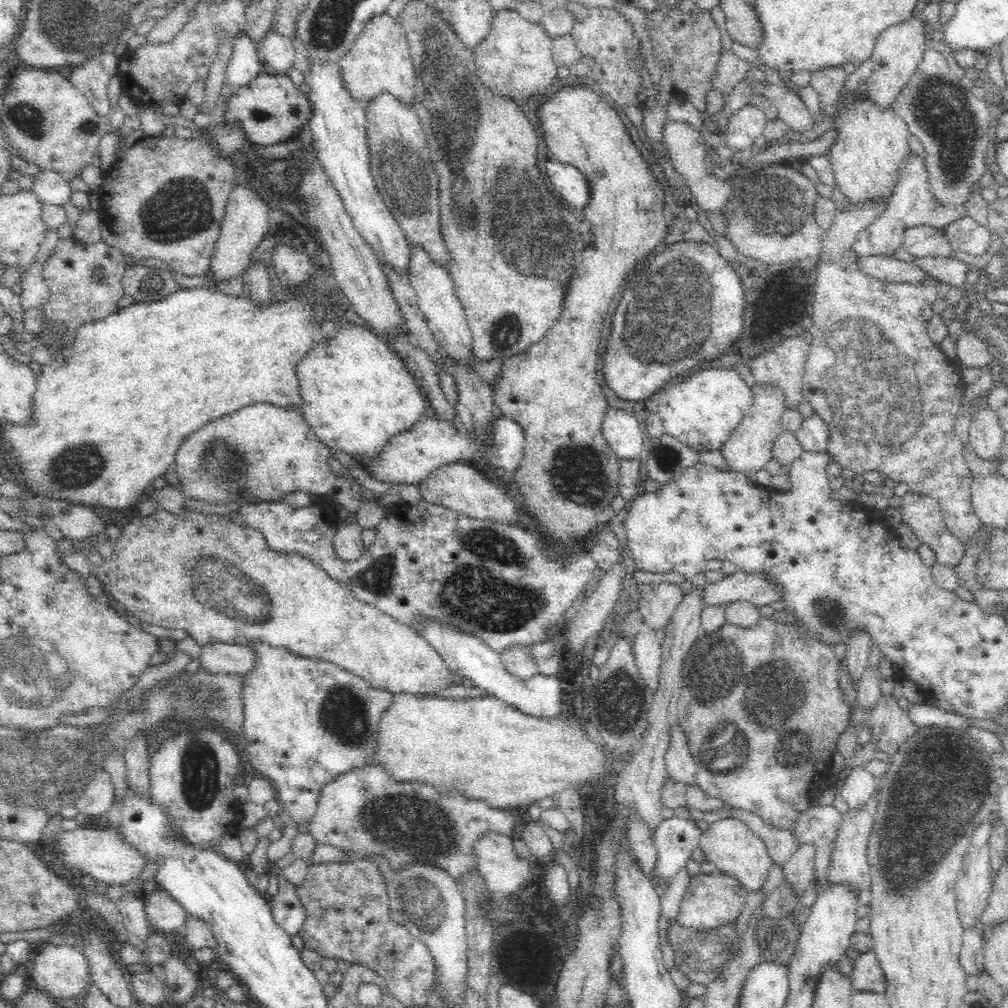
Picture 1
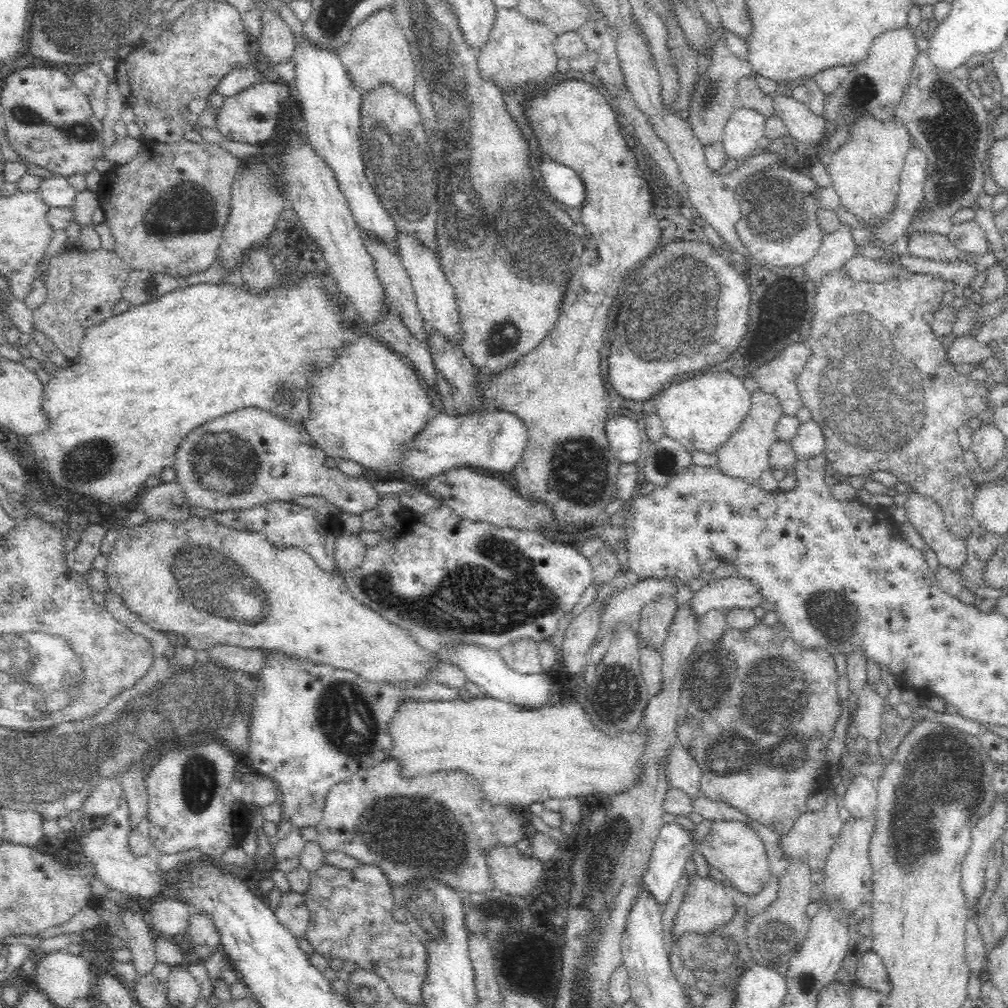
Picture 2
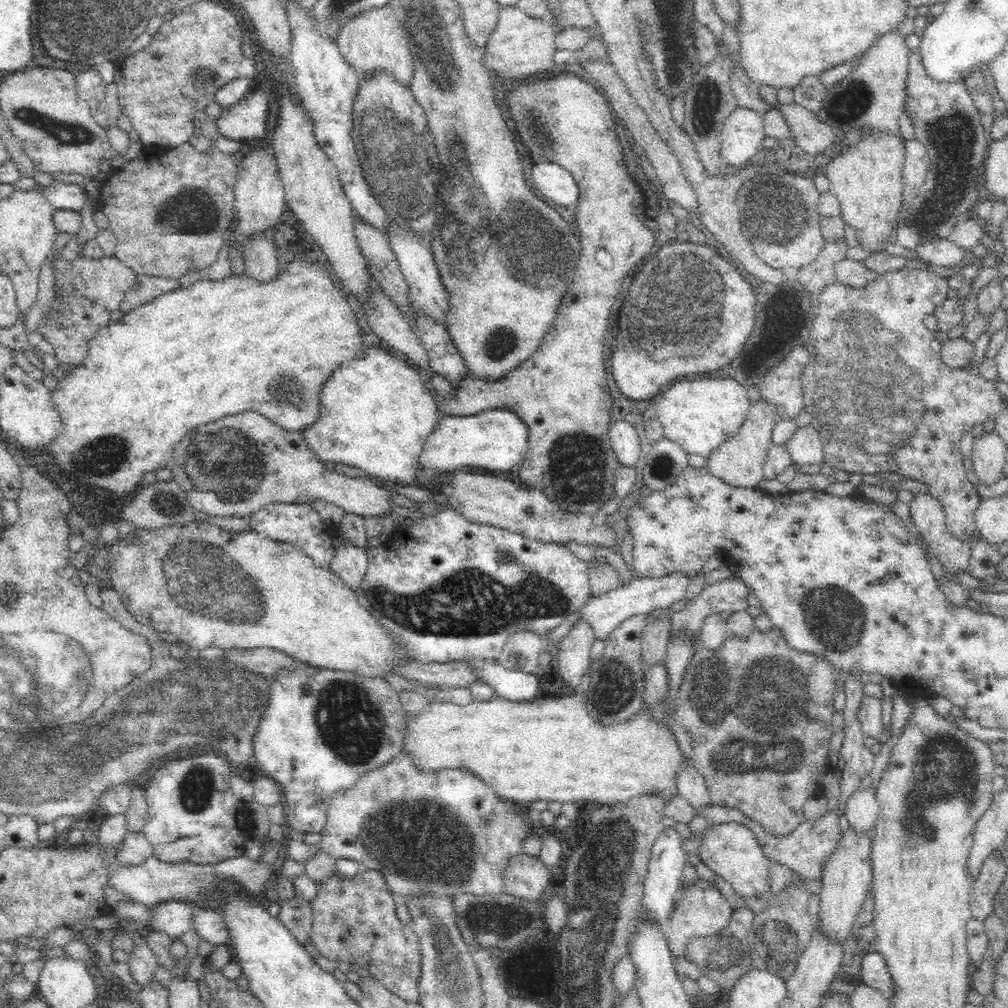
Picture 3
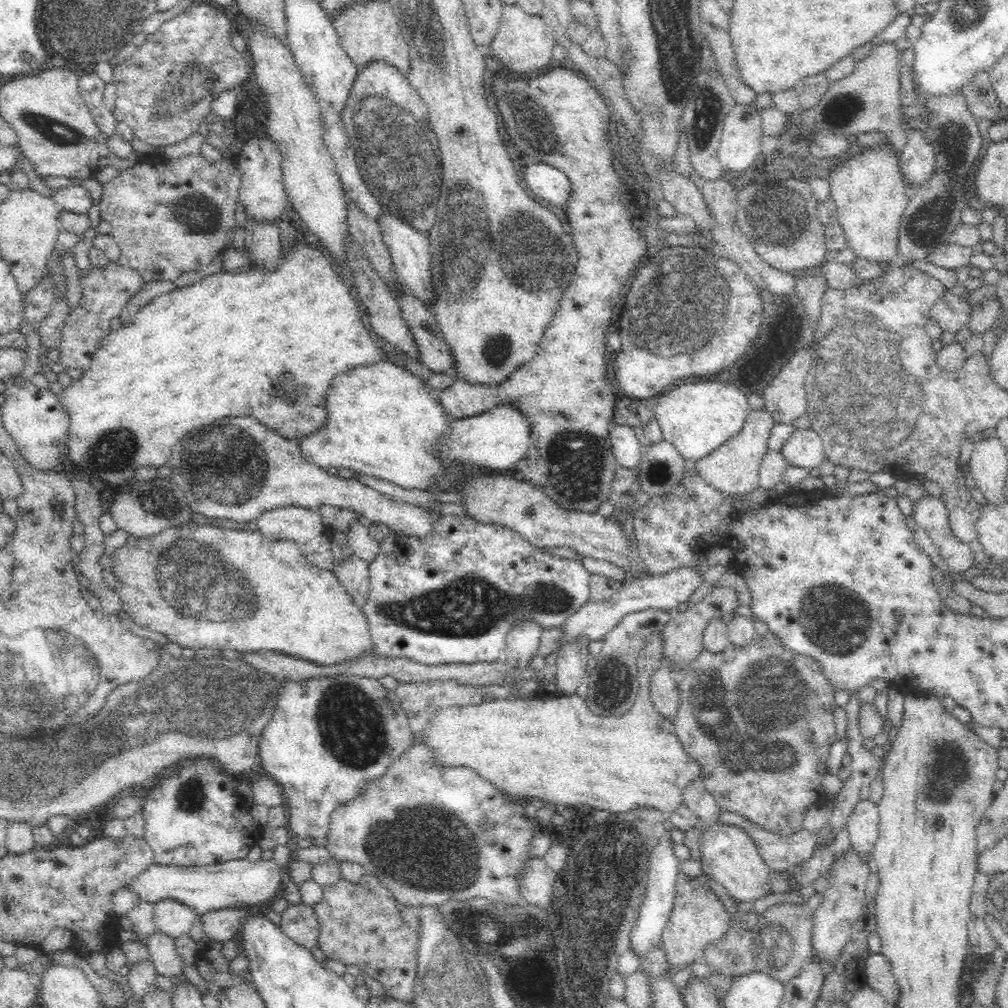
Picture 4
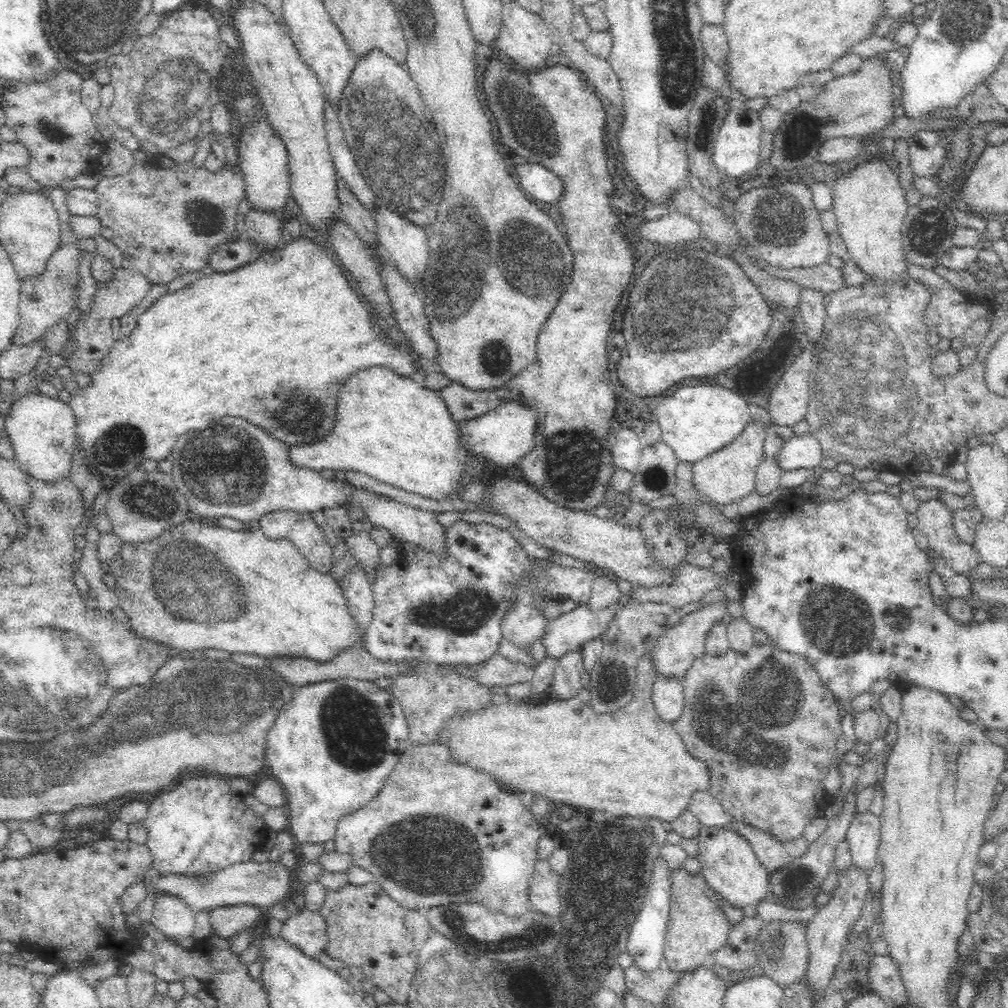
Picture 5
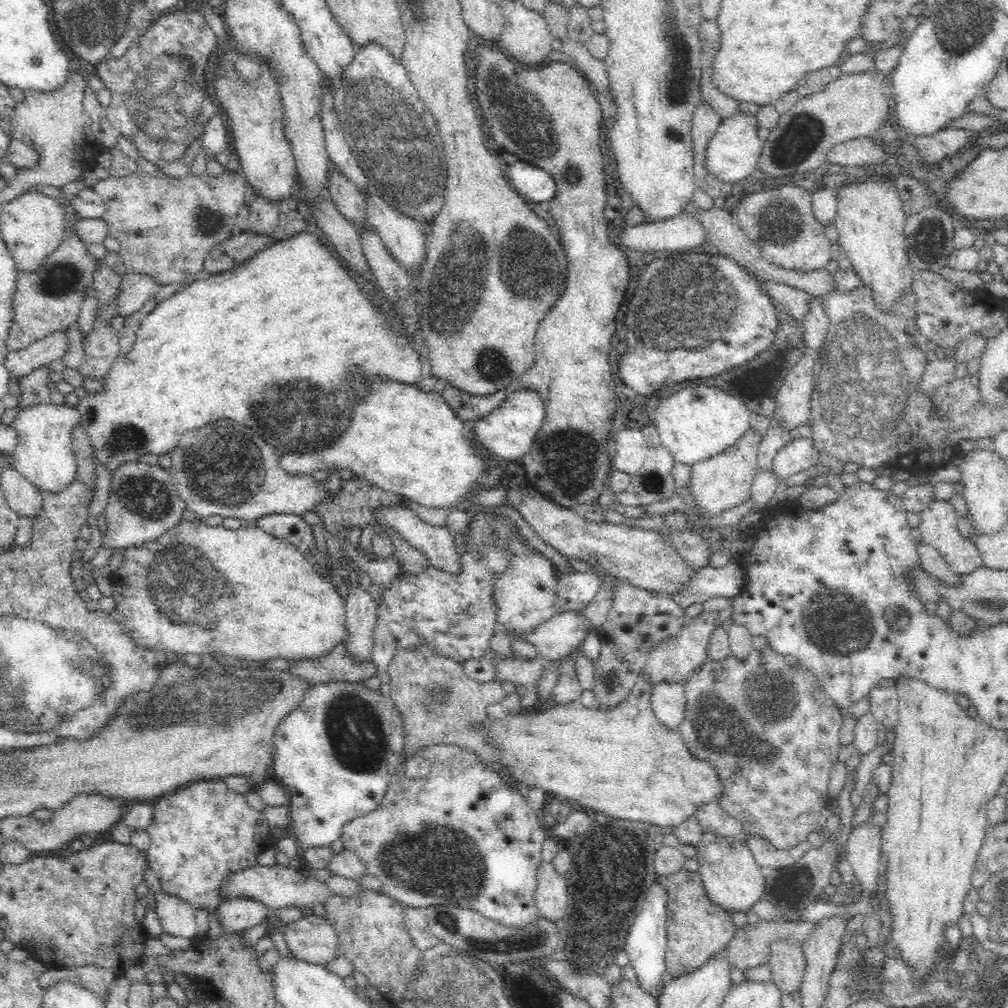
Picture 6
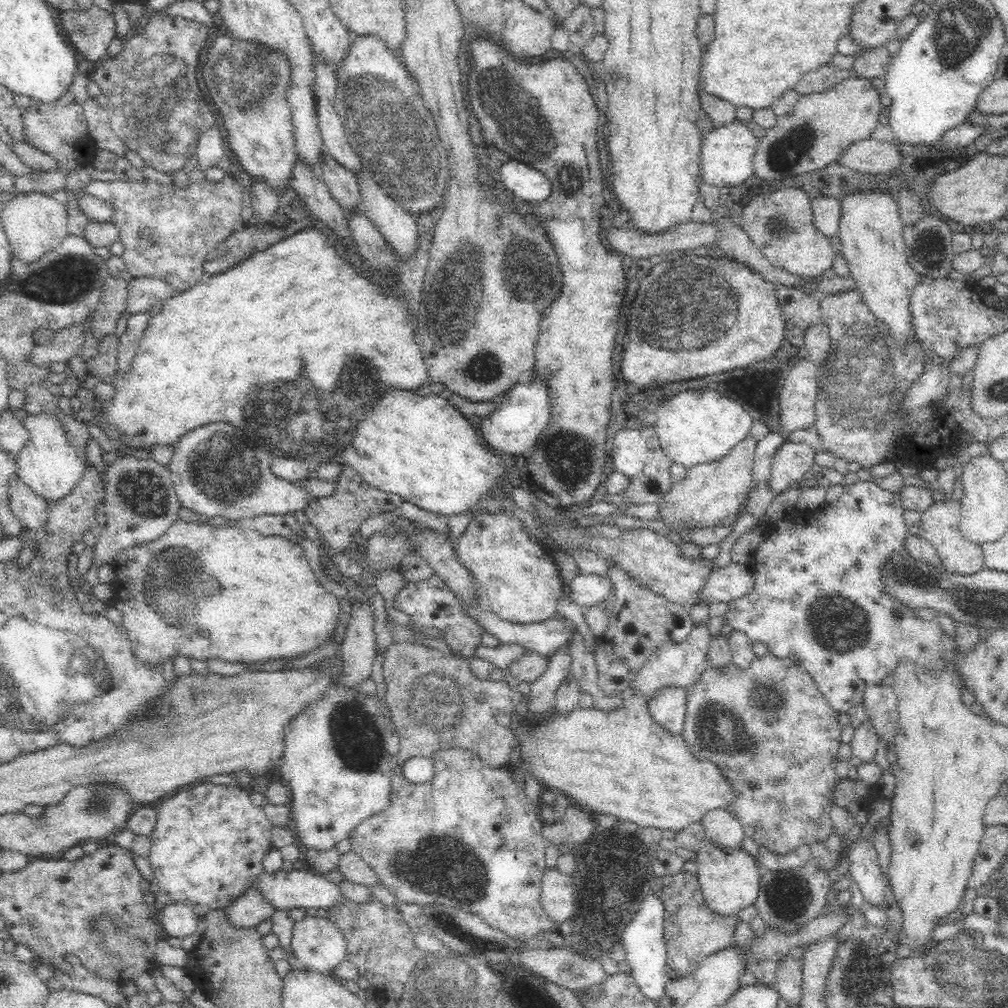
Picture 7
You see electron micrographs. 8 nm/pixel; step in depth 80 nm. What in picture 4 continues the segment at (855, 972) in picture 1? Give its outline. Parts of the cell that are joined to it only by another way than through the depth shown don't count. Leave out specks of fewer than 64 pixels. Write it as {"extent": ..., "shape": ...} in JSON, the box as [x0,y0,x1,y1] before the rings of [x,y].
{"extent":[864,952,898,1005],"shape":[[[872,952],[864,960],[865,984],[870,988],[881,992],[893,1005],[898,998],[898,983],[893,976],[890,961],[881,952]]]}

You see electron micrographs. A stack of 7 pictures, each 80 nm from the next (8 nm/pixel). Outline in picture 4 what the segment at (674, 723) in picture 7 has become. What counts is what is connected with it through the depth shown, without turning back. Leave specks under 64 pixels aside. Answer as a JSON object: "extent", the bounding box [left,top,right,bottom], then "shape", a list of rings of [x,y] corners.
{"extent":[650,665,679,719],"shape":[[[667,665],[656,668],[650,674],[650,700],[660,715],[672,719],[679,708],[678,682],[674,681],[671,667]]]}

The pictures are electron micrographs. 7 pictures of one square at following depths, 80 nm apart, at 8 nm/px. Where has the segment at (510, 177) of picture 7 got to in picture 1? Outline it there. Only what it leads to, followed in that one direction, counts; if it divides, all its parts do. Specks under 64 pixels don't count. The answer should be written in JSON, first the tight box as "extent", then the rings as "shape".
{"extent":[546,160,591,210],"shape":[[[548,160],[546,172],[554,189],[564,200],[582,210],[588,207],[591,190],[588,179],[581,170],[559,160]]]}

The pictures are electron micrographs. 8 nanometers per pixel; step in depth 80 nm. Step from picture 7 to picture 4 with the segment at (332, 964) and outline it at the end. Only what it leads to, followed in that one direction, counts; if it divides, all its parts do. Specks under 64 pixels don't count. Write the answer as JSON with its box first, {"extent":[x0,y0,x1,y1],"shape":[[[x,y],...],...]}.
{"extent":[281,902,318,948],"shape":[[[289,902],[281,913],[281,927],[290,938],[306,948],[316,947],[316,928],[318,921],[314,909],[306,902]]]}

